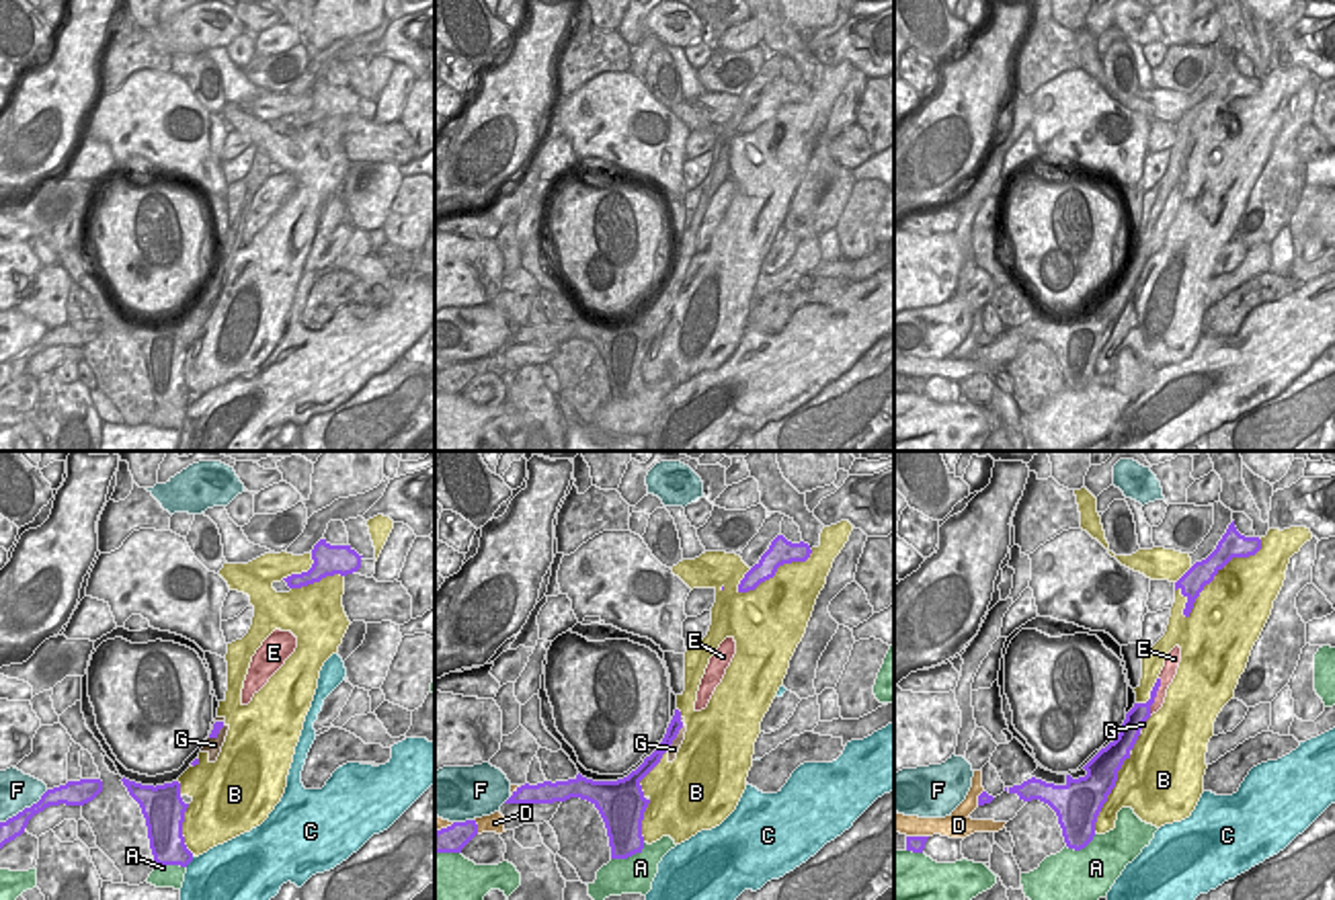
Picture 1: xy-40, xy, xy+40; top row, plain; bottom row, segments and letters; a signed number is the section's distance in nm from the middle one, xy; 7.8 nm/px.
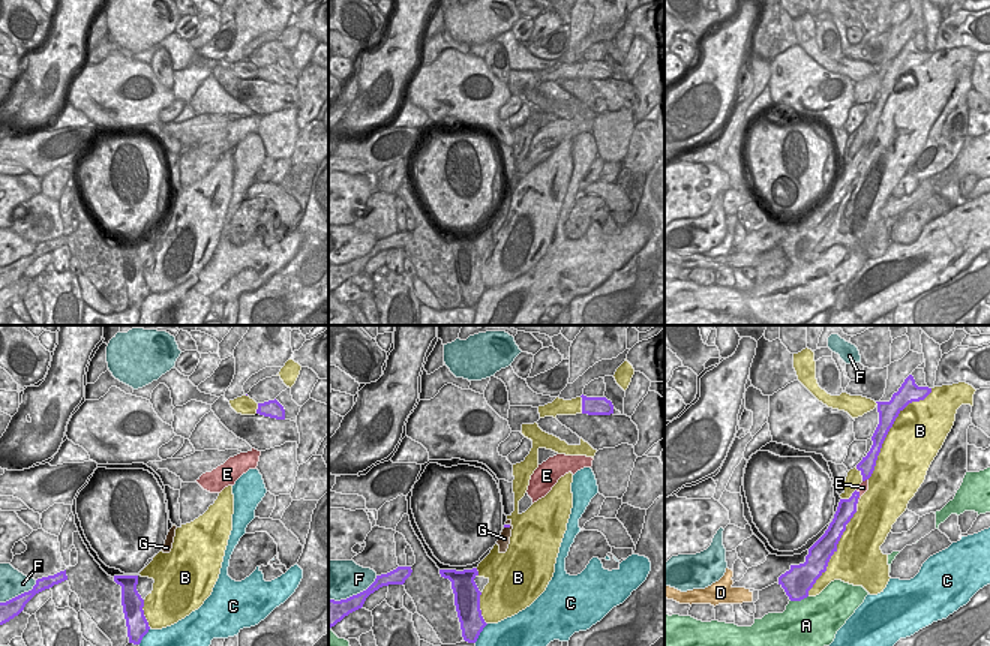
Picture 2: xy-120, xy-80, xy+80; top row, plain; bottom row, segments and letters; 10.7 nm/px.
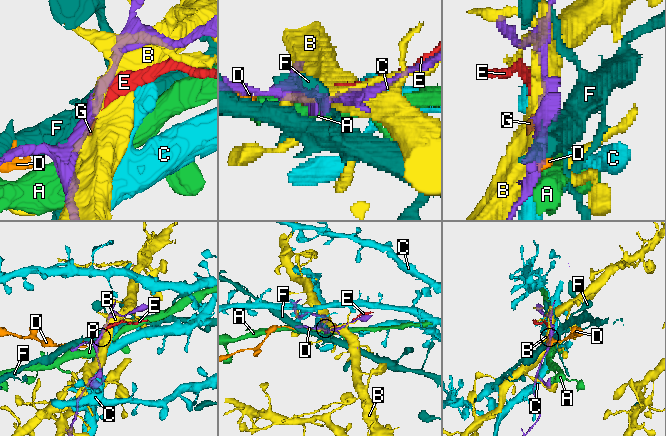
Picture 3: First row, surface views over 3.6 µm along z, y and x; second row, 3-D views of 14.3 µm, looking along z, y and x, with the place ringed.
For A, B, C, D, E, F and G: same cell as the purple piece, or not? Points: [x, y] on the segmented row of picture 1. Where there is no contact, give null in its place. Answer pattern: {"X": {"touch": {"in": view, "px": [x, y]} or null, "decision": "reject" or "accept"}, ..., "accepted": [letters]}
{"A": {"touch": {"in": "xy", "px": [628, 855]}, "decision": "reject"}, "B": {"touch": {"in": "xy+40", "px": [1217, 573]}, "decision": "reject"}, "C": {"touch": {"in": "xy-40", "px": [189, 862]}, "decision": "reject"}, "D": {"touch": {"in": "xy", "px": [476, 827]}, "decision": "reject"}, "E": {"touch": {"in": "xy+40", "px": [1155, 696]}, "decision": "reject"}, "F": {"touch": {"in": "xy-40", "px": [25, 808]}, "decision": "reject"}, "G": {"touch": {"in": "xy", "px": [677, 732]}, "decision": "reject"}, "accepted": []}

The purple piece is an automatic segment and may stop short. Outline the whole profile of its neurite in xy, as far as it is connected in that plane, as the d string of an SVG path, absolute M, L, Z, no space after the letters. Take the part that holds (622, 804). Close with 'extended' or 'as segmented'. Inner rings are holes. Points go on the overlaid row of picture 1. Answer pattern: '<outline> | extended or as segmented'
M675 709L658 748L623 779L593 781L578 773L568 781L543 781L537 785L525 783L517 787L504 804L554 804L570 797L586 800L599 810L605 822L611 859L628 859L642 853L642 820L650 800L644 797L640 781L660 763L681 728L681 711Z | as segmented

